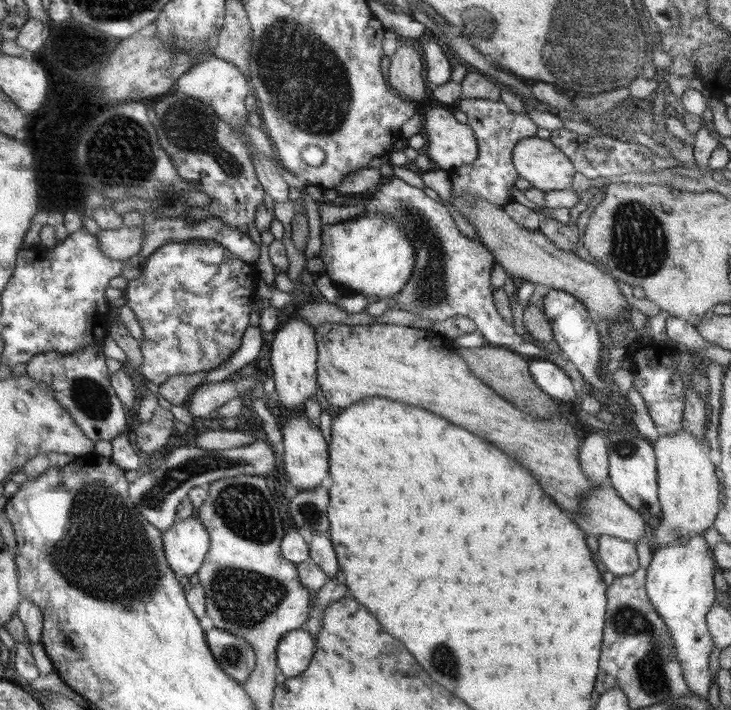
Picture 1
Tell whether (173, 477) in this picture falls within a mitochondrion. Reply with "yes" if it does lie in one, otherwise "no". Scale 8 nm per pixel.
yes

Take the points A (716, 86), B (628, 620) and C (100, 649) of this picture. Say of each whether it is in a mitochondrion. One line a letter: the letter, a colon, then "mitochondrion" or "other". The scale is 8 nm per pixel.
A: other
B: mitochondrion
C: other

